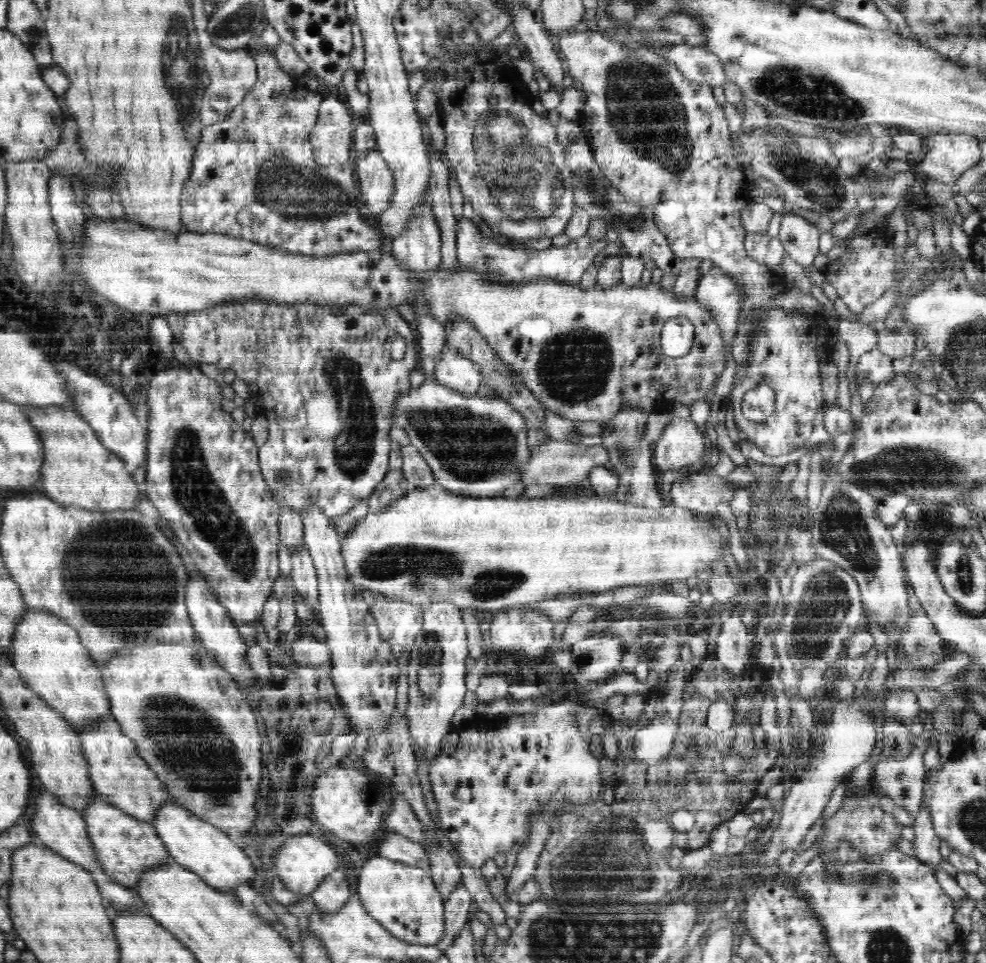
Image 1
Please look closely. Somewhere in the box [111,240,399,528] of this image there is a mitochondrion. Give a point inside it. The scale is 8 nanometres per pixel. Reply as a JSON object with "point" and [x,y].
{"point":[353,443]}

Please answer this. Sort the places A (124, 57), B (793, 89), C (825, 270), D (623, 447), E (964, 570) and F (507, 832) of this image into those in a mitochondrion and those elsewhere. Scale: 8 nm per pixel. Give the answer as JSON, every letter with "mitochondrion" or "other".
{"A":"other","B":"mitochondrion","C":"other","D":"mitochondrion","E":"mitochondrion","F":"other"}

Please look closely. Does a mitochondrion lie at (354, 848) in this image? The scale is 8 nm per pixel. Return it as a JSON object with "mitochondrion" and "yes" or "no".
{"mitochondrion":"no"}

